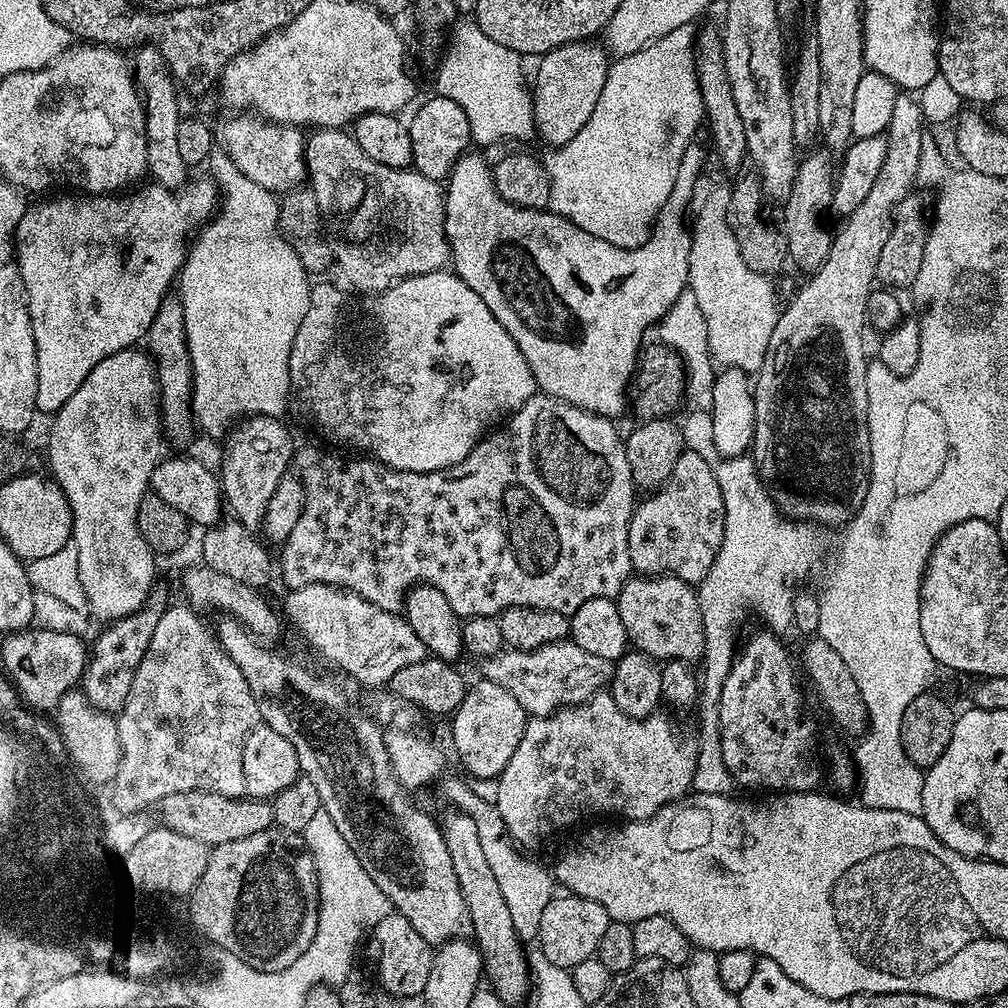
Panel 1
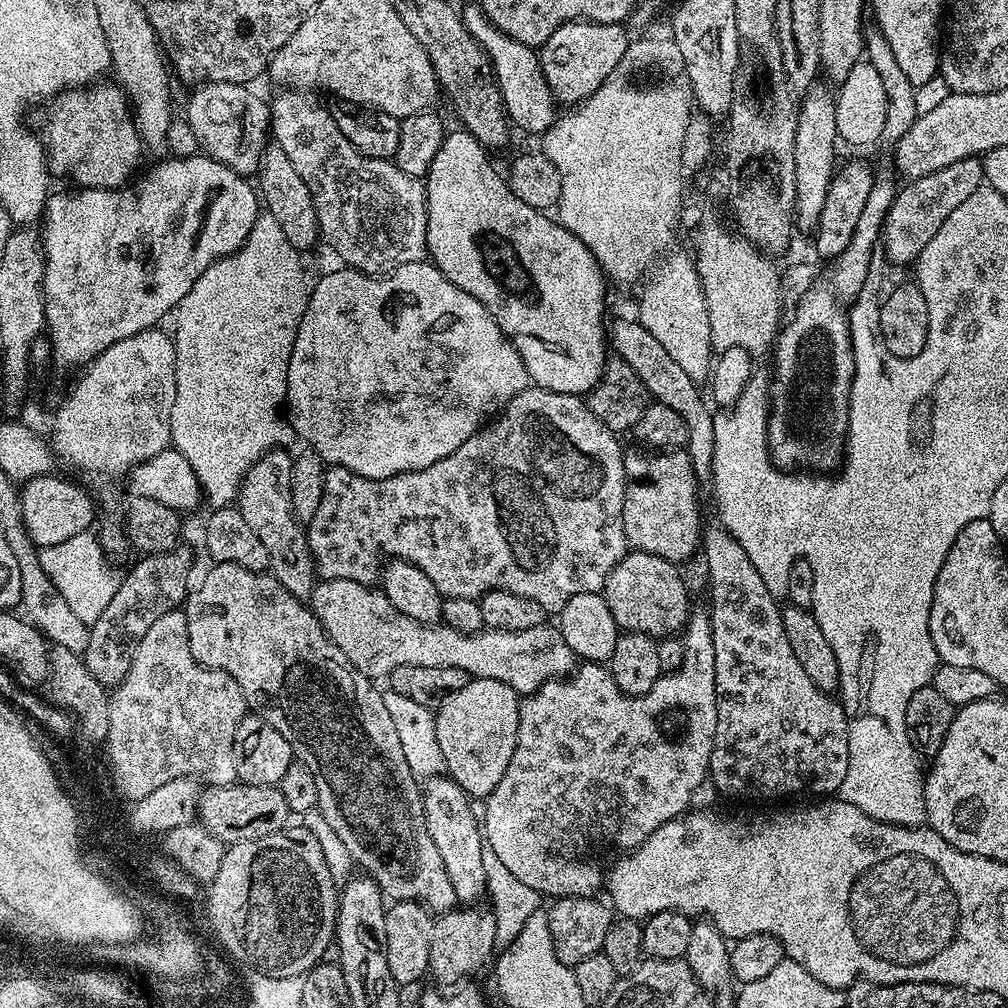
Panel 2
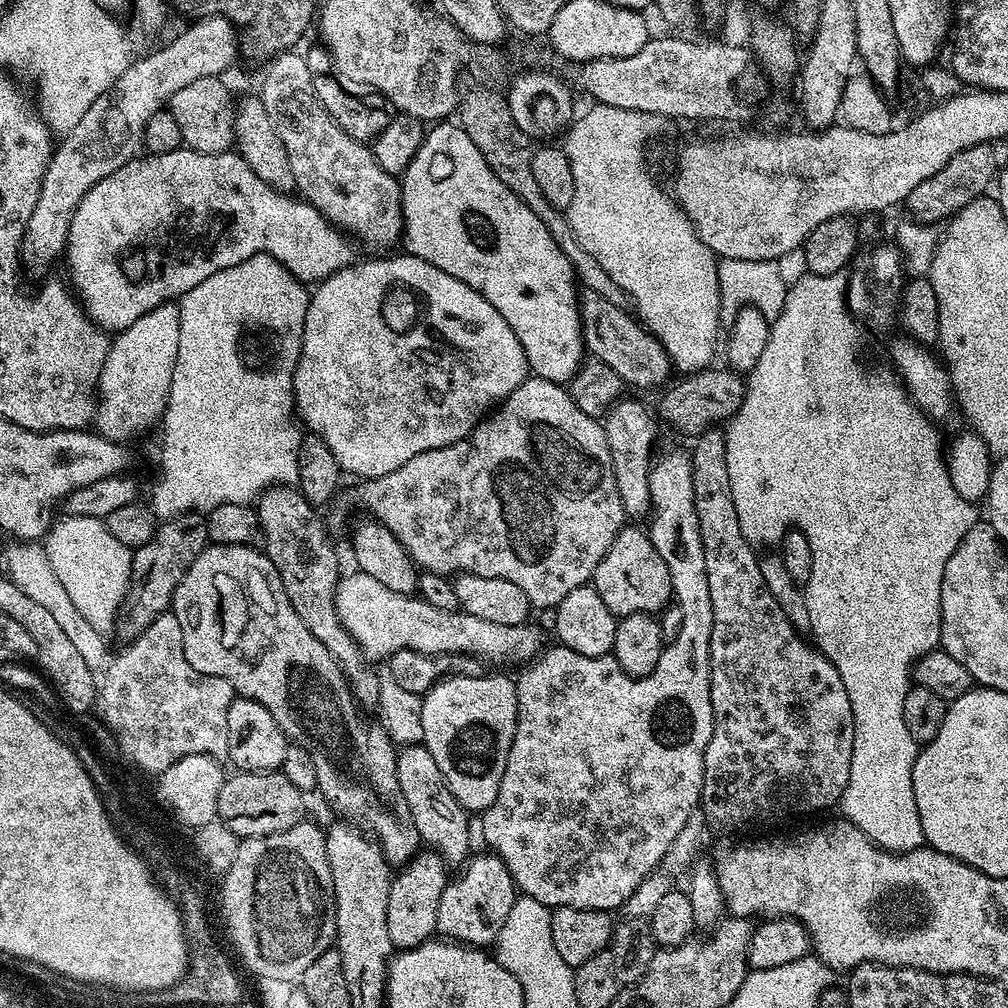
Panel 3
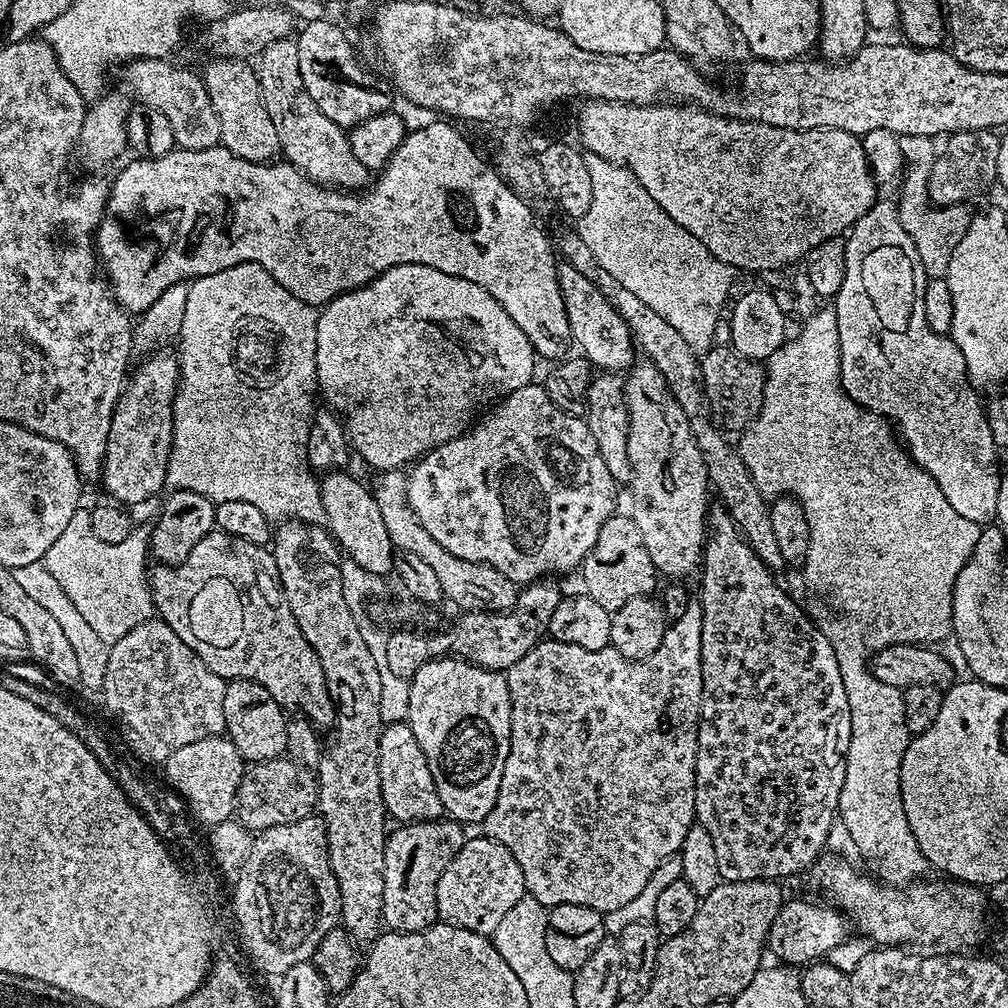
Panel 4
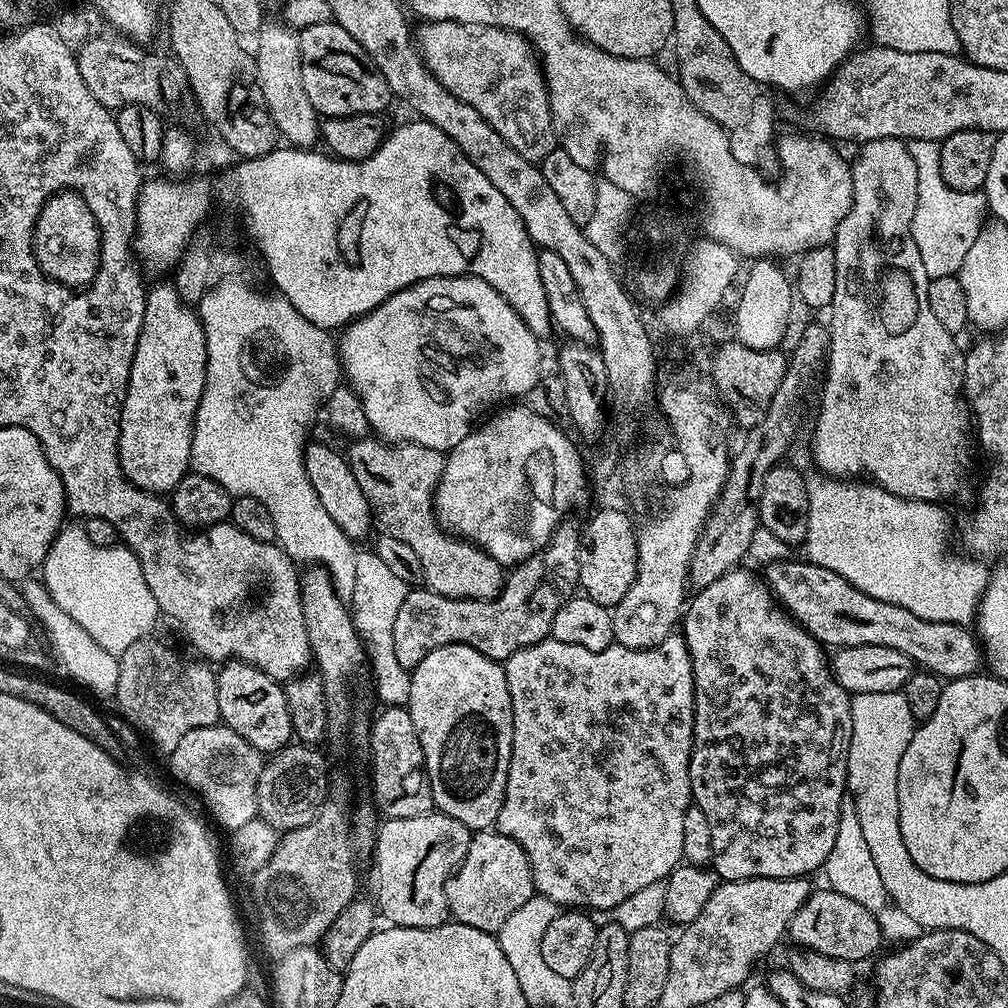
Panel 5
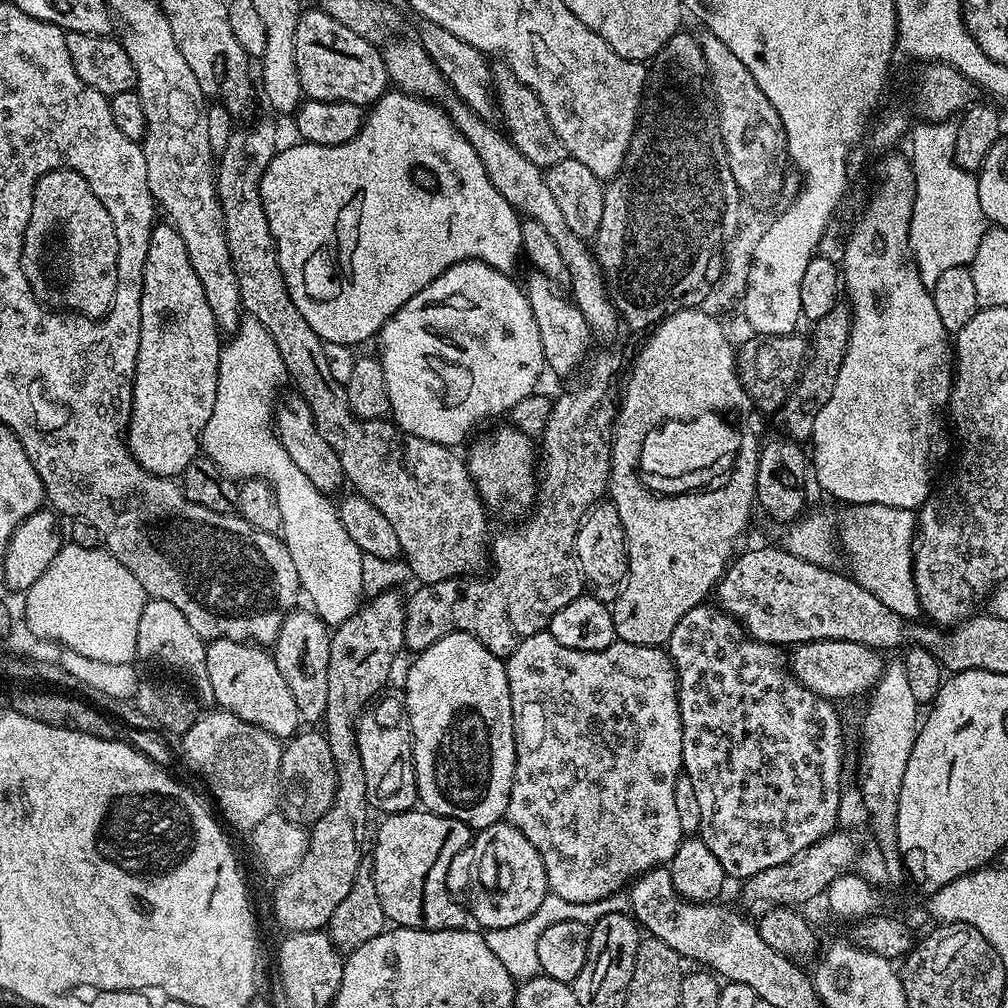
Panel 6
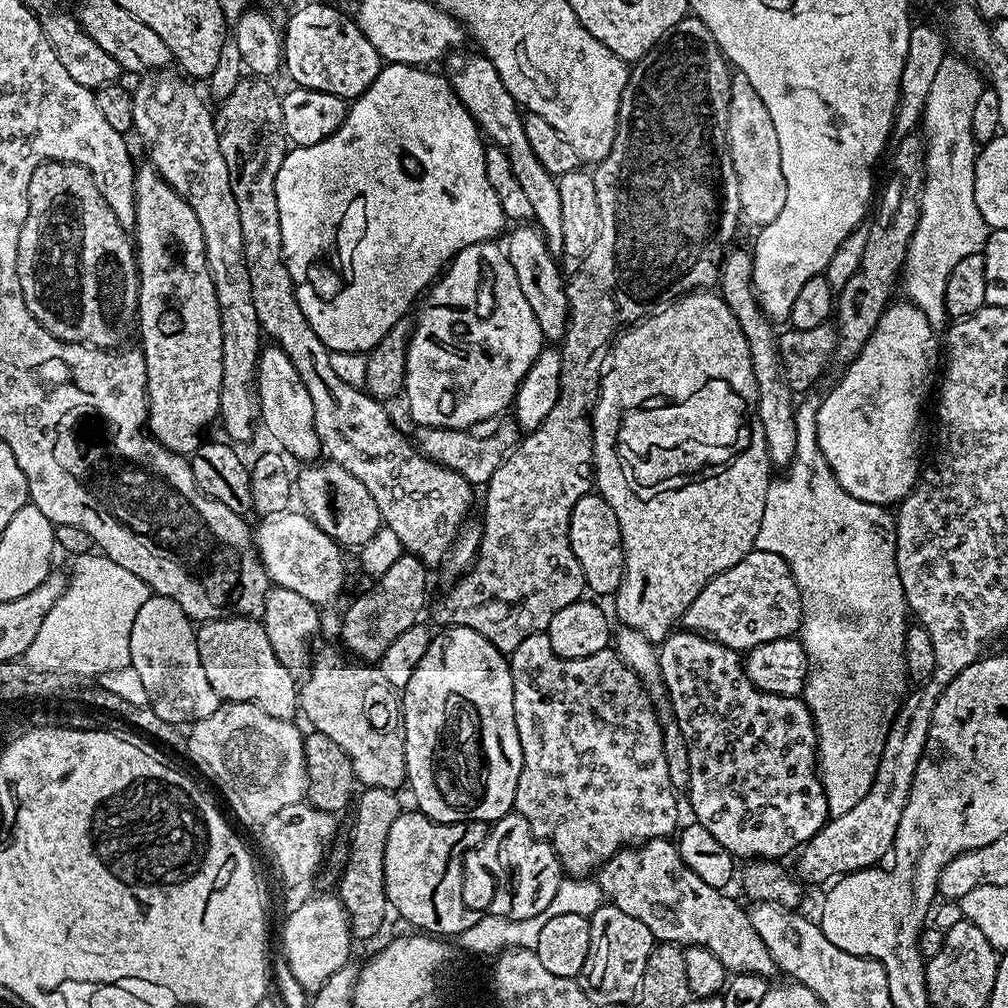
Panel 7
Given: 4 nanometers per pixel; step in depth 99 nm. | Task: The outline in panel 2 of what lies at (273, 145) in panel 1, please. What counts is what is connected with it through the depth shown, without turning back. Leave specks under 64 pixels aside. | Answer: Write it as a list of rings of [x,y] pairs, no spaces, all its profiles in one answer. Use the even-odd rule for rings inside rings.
[[[218,82],[217,84],[202,84],[195,89],[196,92],[188,100],[188,112],[186,118],[190,122],[190,130],[194,130],[194,138],[198,138],[198,146],[203,155],[212,160],[222,162],[230,170],[237,172],[245,178],[259,173],[260,160],[264,156],[264,150],[270,143],[270,108],[260,96],[252,93],[251,87],[230,82]]]

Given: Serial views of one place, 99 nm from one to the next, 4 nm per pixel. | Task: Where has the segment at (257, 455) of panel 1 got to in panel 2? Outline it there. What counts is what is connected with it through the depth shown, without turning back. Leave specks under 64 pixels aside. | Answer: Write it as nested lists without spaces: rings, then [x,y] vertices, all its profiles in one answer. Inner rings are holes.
[[[273,448],[272,451],[262,454],[254,466],[244,476],[240,484],[238,507],[242,518],[246,518],[250,530],[258,534],[262,546],[266,546],[268,568],[290,594],[301,598],[312,595],[312,589],[318,583],[316,566],[312,562],[310,546],[305,529],[301,521],[292,513],[292,499],[290,498],[290,470],[292,456],[284,448]]]

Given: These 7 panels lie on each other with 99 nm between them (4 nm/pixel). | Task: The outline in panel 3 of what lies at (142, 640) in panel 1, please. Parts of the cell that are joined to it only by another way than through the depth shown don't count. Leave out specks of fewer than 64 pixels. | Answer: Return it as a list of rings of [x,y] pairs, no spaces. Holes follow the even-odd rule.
[[[185,514],[163,521],[150,542],[133,551],[128,592],[116,615],[114,636],[123,642],[136,640],[163,612],[169,611],[174,590],[178,590],[178,582],[182,582],[186,570],[208,543],[208,526],[203,515]]]

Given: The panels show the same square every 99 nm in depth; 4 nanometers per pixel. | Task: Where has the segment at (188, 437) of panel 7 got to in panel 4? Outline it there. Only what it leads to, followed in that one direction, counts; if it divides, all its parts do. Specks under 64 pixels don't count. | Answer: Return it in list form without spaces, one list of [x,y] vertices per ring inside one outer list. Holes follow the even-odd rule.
[[[156,354],[136,374],[136,378],[127,383],[116,403],[116,412],[112,415],[112,425],[108,435],[108,451],[102,465],[104,488],[113,501],[124,506],[144,504],[151,496],[165,491],[168,483],[168,463],[172,453],[172,407],[176,401],[176,388],[180,385],[180,362],[175,355]]]

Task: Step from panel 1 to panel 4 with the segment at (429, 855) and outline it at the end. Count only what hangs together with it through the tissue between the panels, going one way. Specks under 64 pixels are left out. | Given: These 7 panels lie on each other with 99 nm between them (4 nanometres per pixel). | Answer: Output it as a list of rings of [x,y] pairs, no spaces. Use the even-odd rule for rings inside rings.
[[[213,530],[190,550],[190,554],[175,566],[160,566],[150,576],[152,603],[159,619],[172,629],[202,658],[211,672],[226,682],[235,678],[258,682],[266,686],[270,698],[288,714],[299,714],[317,726],[331,725],[336,719],[336,706],[330,691],[324,666],[310,646],[290,610],[290,602],[280,581],[280,571],[271,551],[263,544],[246,542],[230,534]]]

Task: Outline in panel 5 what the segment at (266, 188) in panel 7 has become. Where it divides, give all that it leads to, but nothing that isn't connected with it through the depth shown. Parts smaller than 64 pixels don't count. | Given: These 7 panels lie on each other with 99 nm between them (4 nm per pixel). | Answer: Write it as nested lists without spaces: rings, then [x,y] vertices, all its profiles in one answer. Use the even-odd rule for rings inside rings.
[[[356,438],[346,448],[348,465],[366,494],[373,517],[387,535],[398,538],[414,550],[422,562],[423,583],[446,598],[493,600],[504,588],[505,565],[499,564],[479,546],[452,535],[436,519],[434,497],[442,478],[445,453],[417,444],[390,444],[379,438]]]

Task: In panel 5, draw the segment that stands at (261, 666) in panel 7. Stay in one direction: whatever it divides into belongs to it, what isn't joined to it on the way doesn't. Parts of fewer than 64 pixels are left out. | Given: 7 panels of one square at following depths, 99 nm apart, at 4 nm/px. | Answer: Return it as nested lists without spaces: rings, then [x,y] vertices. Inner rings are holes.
[[[230,660],[223,665],[224,669],[216,672],[216,685],[218,686],[218,710],[220,719],[230,730],[242,734],[246,742],[265,754],[275,754],[293,739],[292,723],[290,722],[290,710],[286,706],[286,694],[281,681],[270,678],[262,670],[254,665],[241,660]]]

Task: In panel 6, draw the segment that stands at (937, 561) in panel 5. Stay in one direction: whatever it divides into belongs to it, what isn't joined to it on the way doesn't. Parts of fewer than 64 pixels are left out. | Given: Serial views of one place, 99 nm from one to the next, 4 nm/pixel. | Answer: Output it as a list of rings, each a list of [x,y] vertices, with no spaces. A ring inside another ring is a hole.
[[[854,504],[838,520],[838,544],[848,555],[848,568],[853,580],[870,590],[894,614],[905,618],[921,615],[918,594],[912,577],[912,549],[916,539],[917,513],[877,504]]]

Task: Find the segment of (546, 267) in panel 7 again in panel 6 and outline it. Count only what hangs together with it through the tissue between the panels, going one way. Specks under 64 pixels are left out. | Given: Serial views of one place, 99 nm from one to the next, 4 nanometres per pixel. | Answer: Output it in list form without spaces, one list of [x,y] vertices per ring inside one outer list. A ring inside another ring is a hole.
[[[532,270],[529,271],[528,281],[523,281],[522,287],[526,298],[530,302],[530,310],[534,310],[534,323],[538,325],[538,338],[542,338],[542,354],[545,365],[553,368],[558,375],[568,378],[573,375],[589,359],[588,347],[594,341],[594,333],[586,318],[582,318],[582,310],[573,302],[571,295],[566,294],[561,285],[555,284],[546,274]]]

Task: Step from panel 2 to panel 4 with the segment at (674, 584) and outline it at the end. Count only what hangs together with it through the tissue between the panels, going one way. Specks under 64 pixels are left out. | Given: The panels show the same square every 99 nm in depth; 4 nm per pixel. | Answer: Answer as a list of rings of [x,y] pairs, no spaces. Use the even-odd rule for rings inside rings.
[[[613,514],[602,526],[598,534],[598,542],[590,550],[590,554],[582,565],[584,572],[583,591],[598,606],[607,612],[617,612],[626,602],[639,596],[651,597],[656,588],[658,573],[654,562],[650,558],[650,550],[646,550],[646,542],[642,542],[642,534],[638,534],[638,526],[634,526],[631,515]]]

